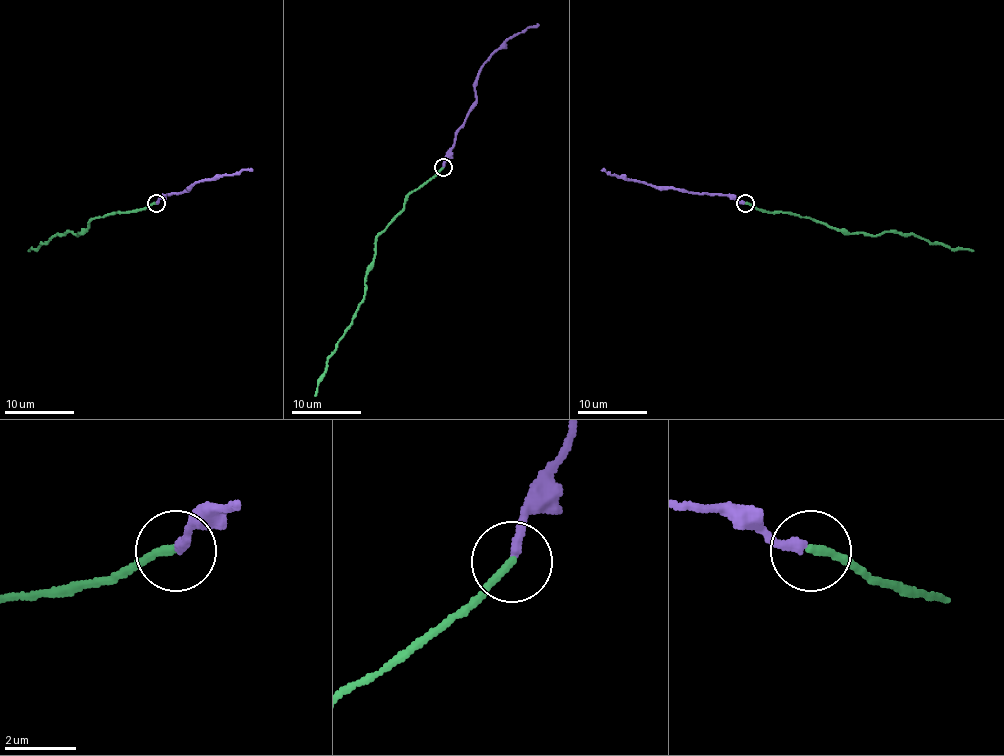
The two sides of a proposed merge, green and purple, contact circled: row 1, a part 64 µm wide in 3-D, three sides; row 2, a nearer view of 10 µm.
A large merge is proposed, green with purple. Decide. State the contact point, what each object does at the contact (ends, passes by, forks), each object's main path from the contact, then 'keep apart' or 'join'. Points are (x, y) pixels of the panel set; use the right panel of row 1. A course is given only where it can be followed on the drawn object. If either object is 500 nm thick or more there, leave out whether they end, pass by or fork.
at (745, 203); green ends there; purple ends there; green runs (744, 203), (786, 212), (851, 233), (910, 233), (952, 249), (973, 250); purple runs (744, 202), (720, 195), (682, 191), (678, 188), (655, 188), (601, 170); keep apart

